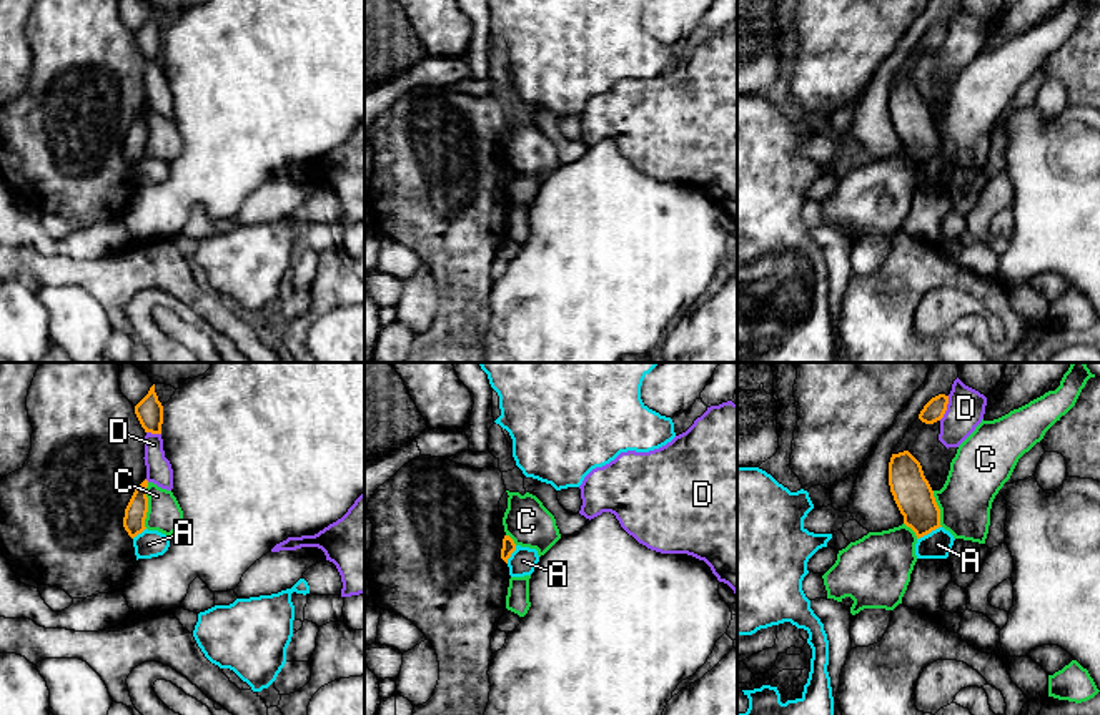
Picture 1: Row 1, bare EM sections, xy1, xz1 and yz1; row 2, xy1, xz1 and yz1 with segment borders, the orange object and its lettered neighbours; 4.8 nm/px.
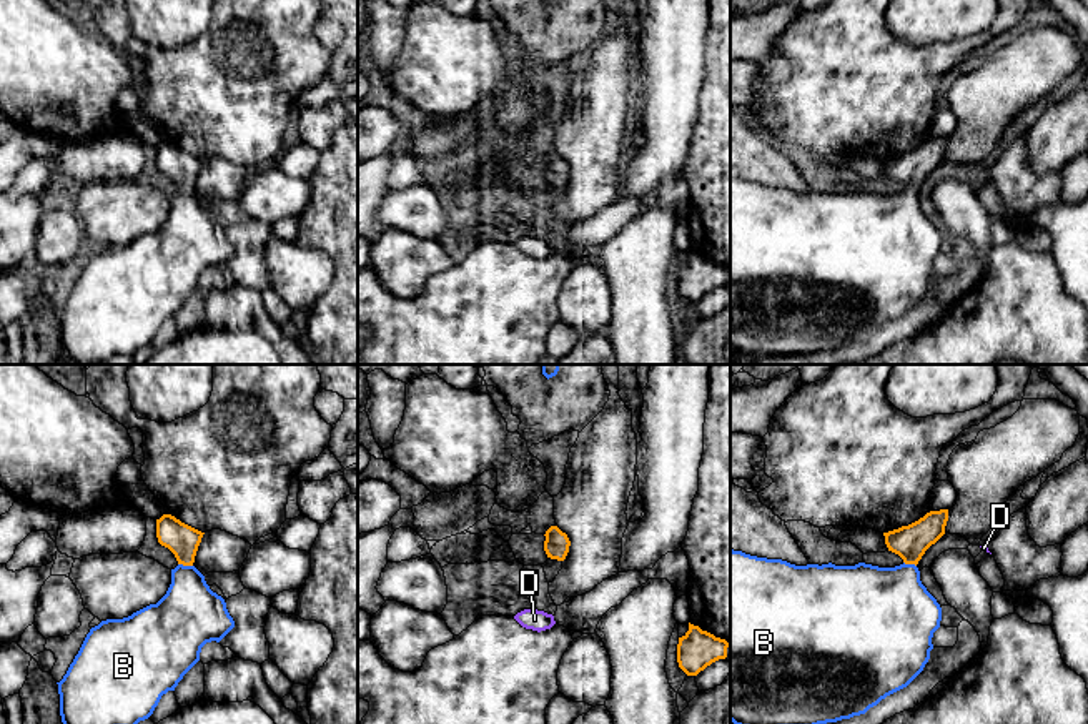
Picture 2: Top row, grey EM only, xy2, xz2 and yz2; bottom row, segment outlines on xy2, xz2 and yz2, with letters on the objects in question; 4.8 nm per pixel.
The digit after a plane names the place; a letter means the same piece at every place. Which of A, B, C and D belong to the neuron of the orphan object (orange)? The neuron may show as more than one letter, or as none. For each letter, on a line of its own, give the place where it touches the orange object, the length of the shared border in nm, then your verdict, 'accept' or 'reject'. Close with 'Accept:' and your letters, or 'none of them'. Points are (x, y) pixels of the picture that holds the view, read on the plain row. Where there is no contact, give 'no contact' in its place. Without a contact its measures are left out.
A: contact yz1 (929, 160); length 140 nm; reject
B: contact xy2 (185, 192); length 70 nm; accept
C: contact xy1 (147, 133); length 220 nm; reject
D: contact yz1 (946, 35); length 130 nm; reject
Accept: B

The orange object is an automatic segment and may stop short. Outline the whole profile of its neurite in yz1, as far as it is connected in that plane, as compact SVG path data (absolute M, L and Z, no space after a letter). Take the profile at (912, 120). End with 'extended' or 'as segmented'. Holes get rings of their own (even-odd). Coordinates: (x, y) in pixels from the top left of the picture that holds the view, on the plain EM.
M909 78L892 81L889 113L904 143L904 151L915 160L917 166L942 155L934 118L924 103L920 90Z; as segmented

